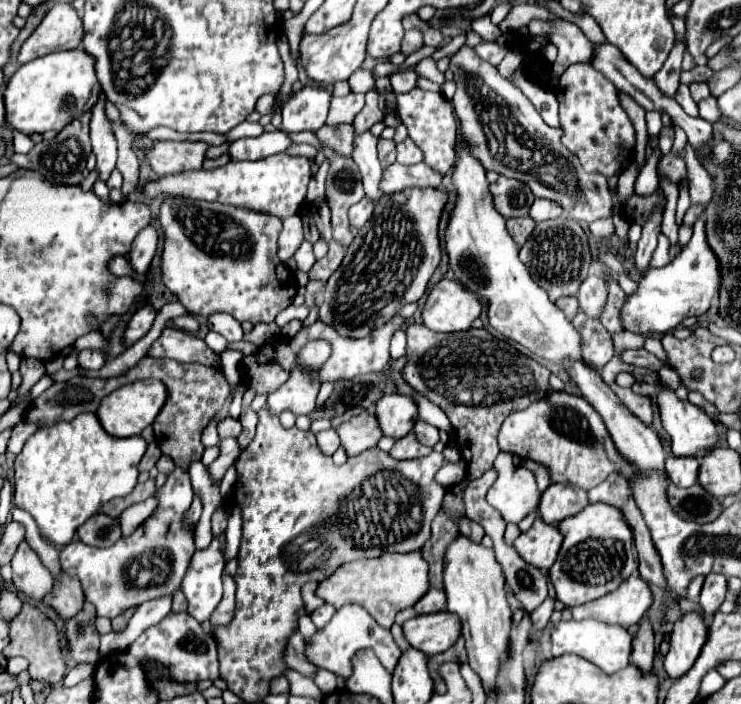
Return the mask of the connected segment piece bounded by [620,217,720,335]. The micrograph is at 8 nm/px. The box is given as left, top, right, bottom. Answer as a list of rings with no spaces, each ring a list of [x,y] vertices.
[[[698,217],[694,223],[694,235],[676,259],[660,269],[648,269],[638,281],[638,289],[626,295],[620,311],[620,321],[626,331],[642,335],[666,335],[672,333],[686,317],[698,317],[708,311],[712,297],[718,293],[720,269],[718,259],[706,243],[704,219]]]

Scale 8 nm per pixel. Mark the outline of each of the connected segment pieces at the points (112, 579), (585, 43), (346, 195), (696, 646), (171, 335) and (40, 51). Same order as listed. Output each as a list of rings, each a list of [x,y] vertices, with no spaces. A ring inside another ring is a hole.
[[[174,469],[174,473],[168,475],[164,487],[158,491],[158,509],[132,535],[122,535],[112,547],[106,549],[90,547],[82,541],[72,541],[60,551],[60,565],[68,575],[76,575],[82,581],[84,595],[90,603],[94,603],[98,617],[114,619],[126,609],[138,607],[148,599],[176,593],[194,555],[194,531],[182,525],[182,517],[188,511],[192,499],[194,491],[188,473],[182,469]],[[144,555],[154,555],[152,559],[156,559],[156,571],[152,571],[150,577],[144,581],[144,587],[140,587],[136,579],[130,575],[130,567]]]
[[[530,21],[528,29],[534,37],[550,35],[550,41],[558,47],[558,57],[552,63],[552,71],[562,75],[572,63],[592,63],[594,45],[586,39],[582,29],[572,21]]]
[[[322,143],[322,151],[330,161],[328,177],[326,177],[326,203],[332,213],[332,229],[334,239],[348,247],[352,243],[348,209],[364,197],[364,187],[360,183],[360,171],[356,171],[356,163],[350,157],[338,155],[330,147]]]
[[[698,611],[684,613],[676,619],[670,633],[670,651],[664,659],[668,677],[682,677],[698,659],[708,639],[708,625]]]
[[[164,329],[158,341],[154,341],[152,349],[148,351],[152,357],[170,357],[182,363],[202,363],[214,367],[218,357],[214,351],[196,335],[180,331],[180,329]]]
[[[68,3],[54,5],[36,31],[24,41],[18,63],[28,63],[56,51],[76,49],[82,41],[82,19]]]

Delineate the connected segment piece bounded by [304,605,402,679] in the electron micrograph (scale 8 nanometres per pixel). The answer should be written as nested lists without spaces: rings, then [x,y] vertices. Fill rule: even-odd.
[[[344,605],[342,609],[338,609],[334,613],[334,617],[322,627],[318,629],[310,641],[306,641],[306,659],[318,667],[318,669],[326,669],[342,679],[348,679],[352,675],[352,655],[356,655],[356,651],[360,649],[374,649],[376,657],[380,659],[380,663],[392,673],[402,651],[398,649],[398,645],[392,639],[392,633],[384,627],[380,627],[372,615],[368,615],[368,611],[364,611],[364,607],[360,605]]]

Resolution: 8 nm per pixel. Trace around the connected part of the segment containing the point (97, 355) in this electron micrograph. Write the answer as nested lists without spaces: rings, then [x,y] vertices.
[[[86,349],[86,351],[78,353],[78,365],[86,367],[86,369],[100,369],[100,367],[104,367],[104,363],[106,363],[106,359],[104,359],[102,351]]]

